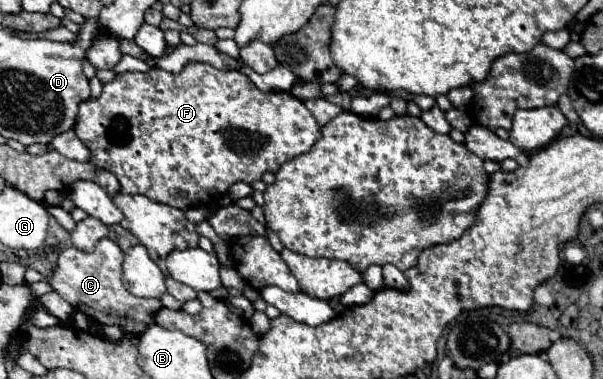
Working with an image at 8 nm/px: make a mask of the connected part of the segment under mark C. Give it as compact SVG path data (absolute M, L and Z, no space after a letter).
M103 237L99 239L93 253L81 253L79 249L73 247L65 249L59 255L51 285L61 297L65 297L75 309L83 311L87 317L103 325L117 325L125 333L141 335L153 323L155 313L161 309L161 301L131 295L123 285L121 265L123 265L123 251L115 241Z

